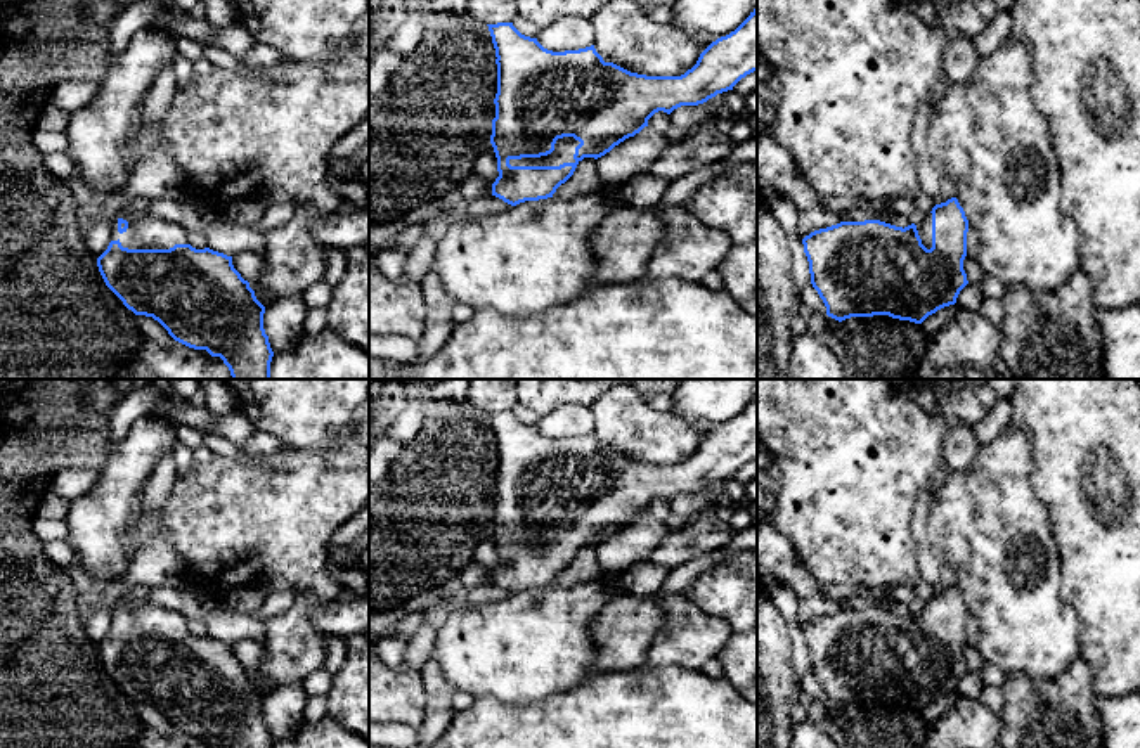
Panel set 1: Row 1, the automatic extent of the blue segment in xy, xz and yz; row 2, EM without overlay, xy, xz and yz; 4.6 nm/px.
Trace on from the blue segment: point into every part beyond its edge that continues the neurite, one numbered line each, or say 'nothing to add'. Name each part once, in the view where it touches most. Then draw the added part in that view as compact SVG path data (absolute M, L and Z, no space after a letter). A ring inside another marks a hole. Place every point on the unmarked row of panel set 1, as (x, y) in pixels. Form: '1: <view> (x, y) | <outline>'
1: xz (563, 539) | M573 525L558 526L554 532L554 538L547 544L541 545L521 545L521 547L509 547L511 554L560 554L563 551L575 551L573 542L575 535L580 530Z

